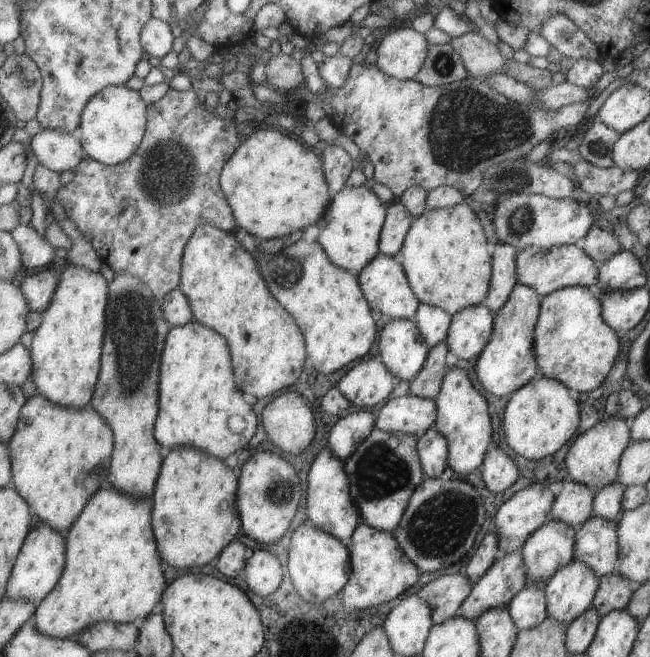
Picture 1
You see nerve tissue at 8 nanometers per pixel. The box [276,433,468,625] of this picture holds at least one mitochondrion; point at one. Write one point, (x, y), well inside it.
(382, 468)

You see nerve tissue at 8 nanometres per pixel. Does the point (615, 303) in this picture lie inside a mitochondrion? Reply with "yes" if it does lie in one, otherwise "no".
no

